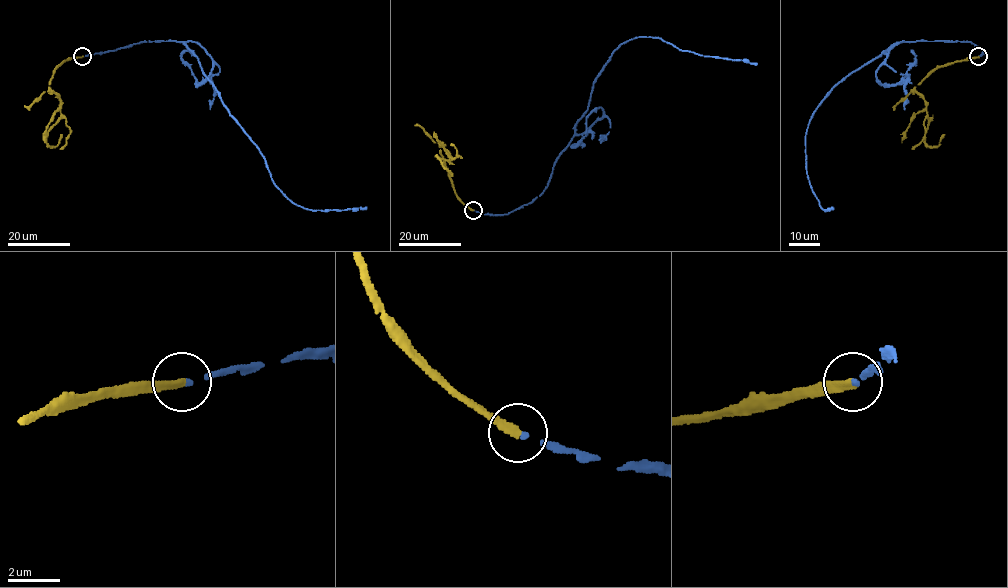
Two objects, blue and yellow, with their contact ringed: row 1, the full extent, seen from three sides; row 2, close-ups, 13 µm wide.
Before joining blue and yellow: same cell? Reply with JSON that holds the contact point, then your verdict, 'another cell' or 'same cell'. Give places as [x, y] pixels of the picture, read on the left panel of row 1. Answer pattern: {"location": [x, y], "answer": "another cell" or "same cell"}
{"location": [82, 56], "answer": "same cell"}

